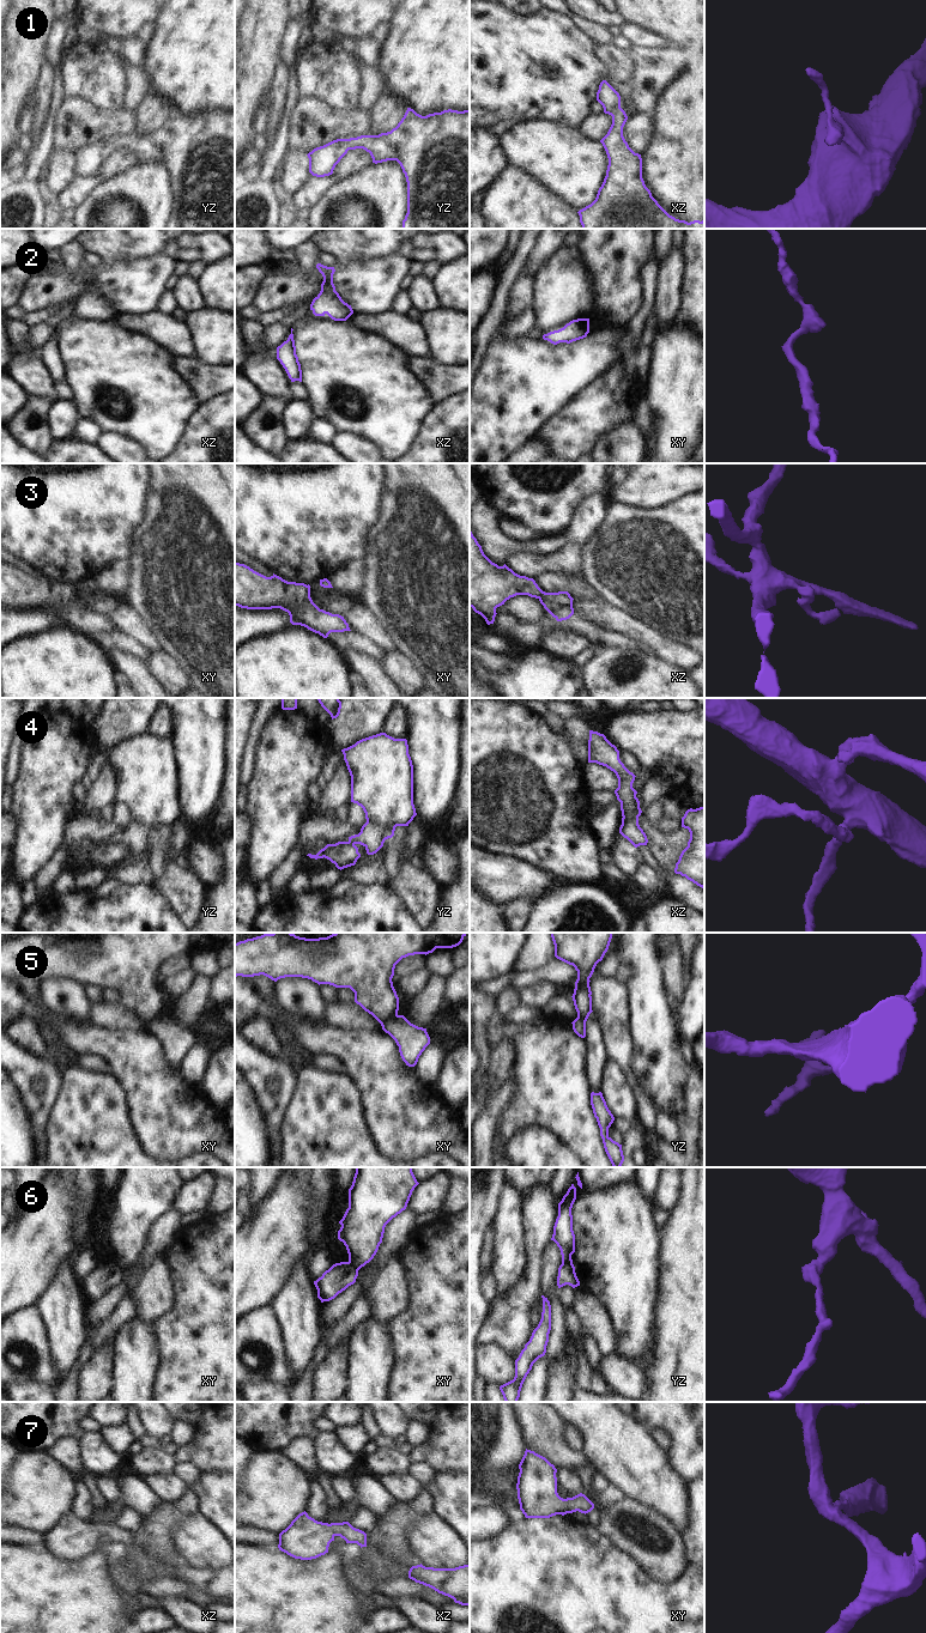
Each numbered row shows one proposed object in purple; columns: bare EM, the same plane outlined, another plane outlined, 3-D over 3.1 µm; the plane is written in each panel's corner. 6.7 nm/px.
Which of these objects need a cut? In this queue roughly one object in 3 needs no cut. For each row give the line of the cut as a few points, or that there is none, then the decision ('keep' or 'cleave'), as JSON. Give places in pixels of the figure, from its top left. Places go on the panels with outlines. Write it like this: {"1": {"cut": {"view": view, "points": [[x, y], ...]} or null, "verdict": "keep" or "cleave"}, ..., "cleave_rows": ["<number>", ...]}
{"1": {"cut": null, "verdict": "keep"}, "2": {"cut": null, "verdict": "keep"}, "3": {"cut": {"view": "xz", "points": [[543, 592], [537, 598]]}, "verdict": "cleave"}, "4": {"cut": {"view": "xz", "points": [[640, 813], [623, 818]]}, "verdict": "cleave"}, "5": {"cut": {"view": "xy", "points": [[397, 1014], [381, 1025]]}, "verdict": "cleave"}, "6": {"cut": {"view": "yz", "points": [[562, 1262], [572, 1264]]}, "verdict": "cleave"}, "7": {"cut": null, "verdict": "keep"}, "cleave_rows": ["3", "4", "5", "6"]}

